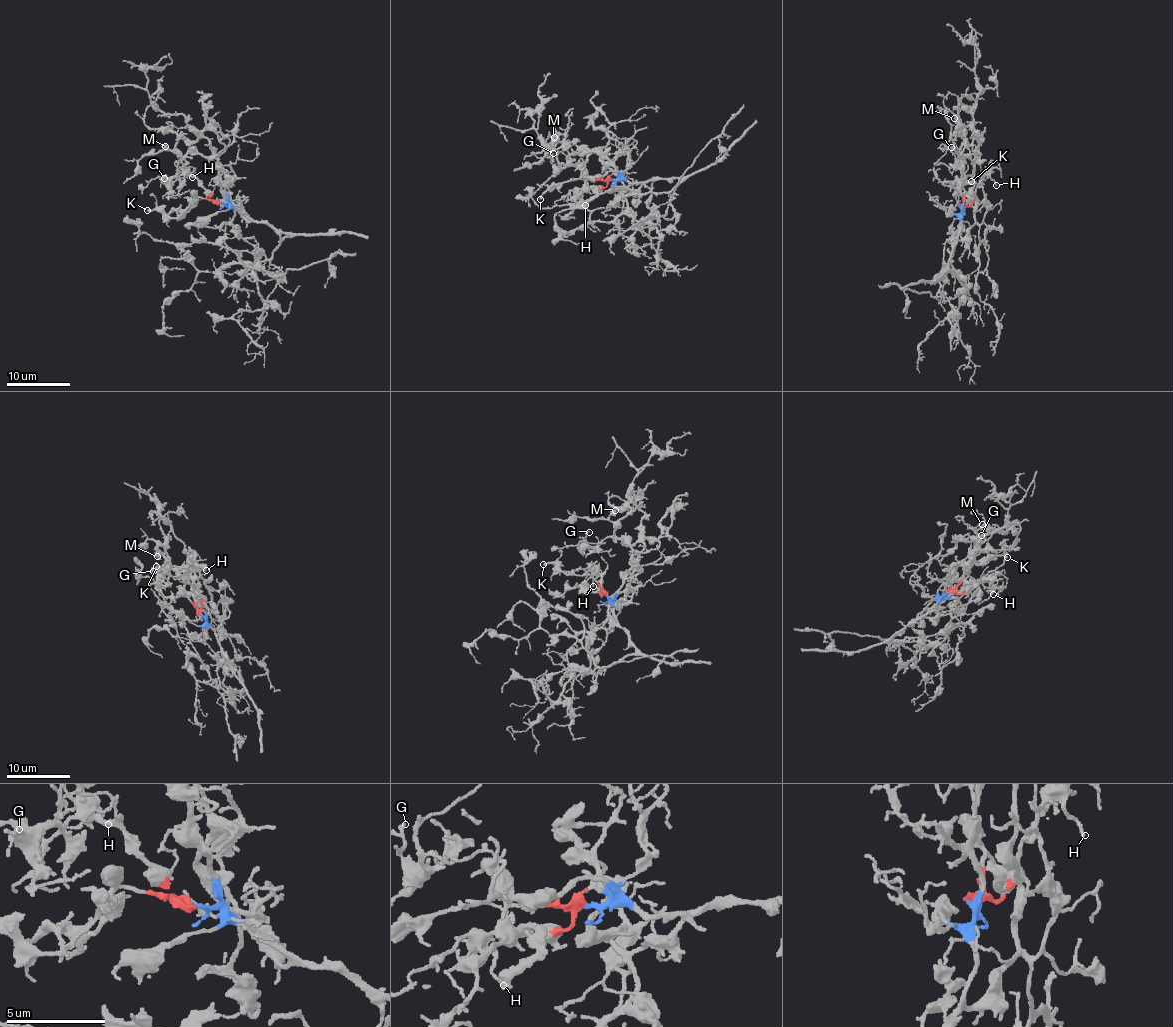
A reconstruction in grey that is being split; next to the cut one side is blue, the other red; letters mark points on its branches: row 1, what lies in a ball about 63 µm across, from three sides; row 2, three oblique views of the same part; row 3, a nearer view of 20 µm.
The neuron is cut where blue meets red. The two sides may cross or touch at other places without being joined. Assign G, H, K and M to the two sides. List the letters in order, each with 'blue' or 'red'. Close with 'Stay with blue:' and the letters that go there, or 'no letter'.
G: blue
H: red
K: red
M: blue
Stay with blue: G, M

